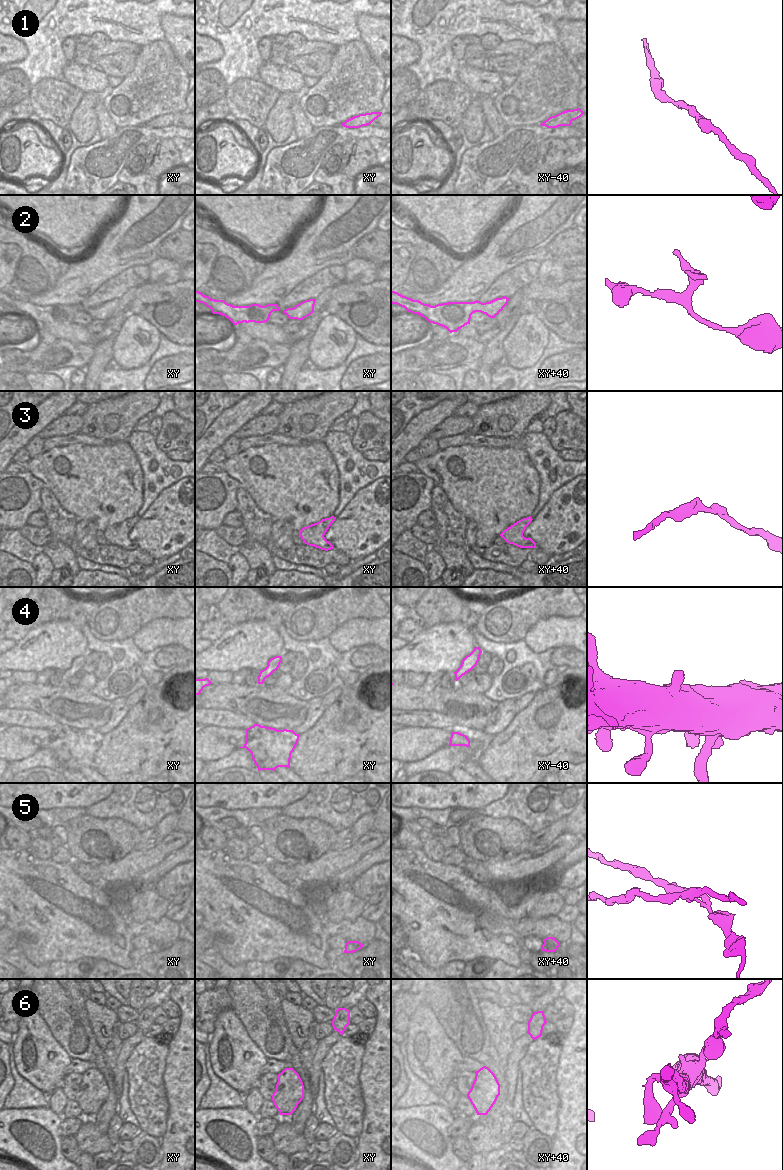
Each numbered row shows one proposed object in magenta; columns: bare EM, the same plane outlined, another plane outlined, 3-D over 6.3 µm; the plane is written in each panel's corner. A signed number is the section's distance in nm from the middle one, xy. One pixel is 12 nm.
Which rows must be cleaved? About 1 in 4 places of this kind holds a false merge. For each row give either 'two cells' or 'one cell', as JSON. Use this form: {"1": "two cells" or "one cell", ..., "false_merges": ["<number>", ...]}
{"1": "one cell", "2": "one cell", "3": "two cells", "4": "one cell", "5": "two cells", "6": "two cells", "false_merges": ["3", "5", "6"]}

